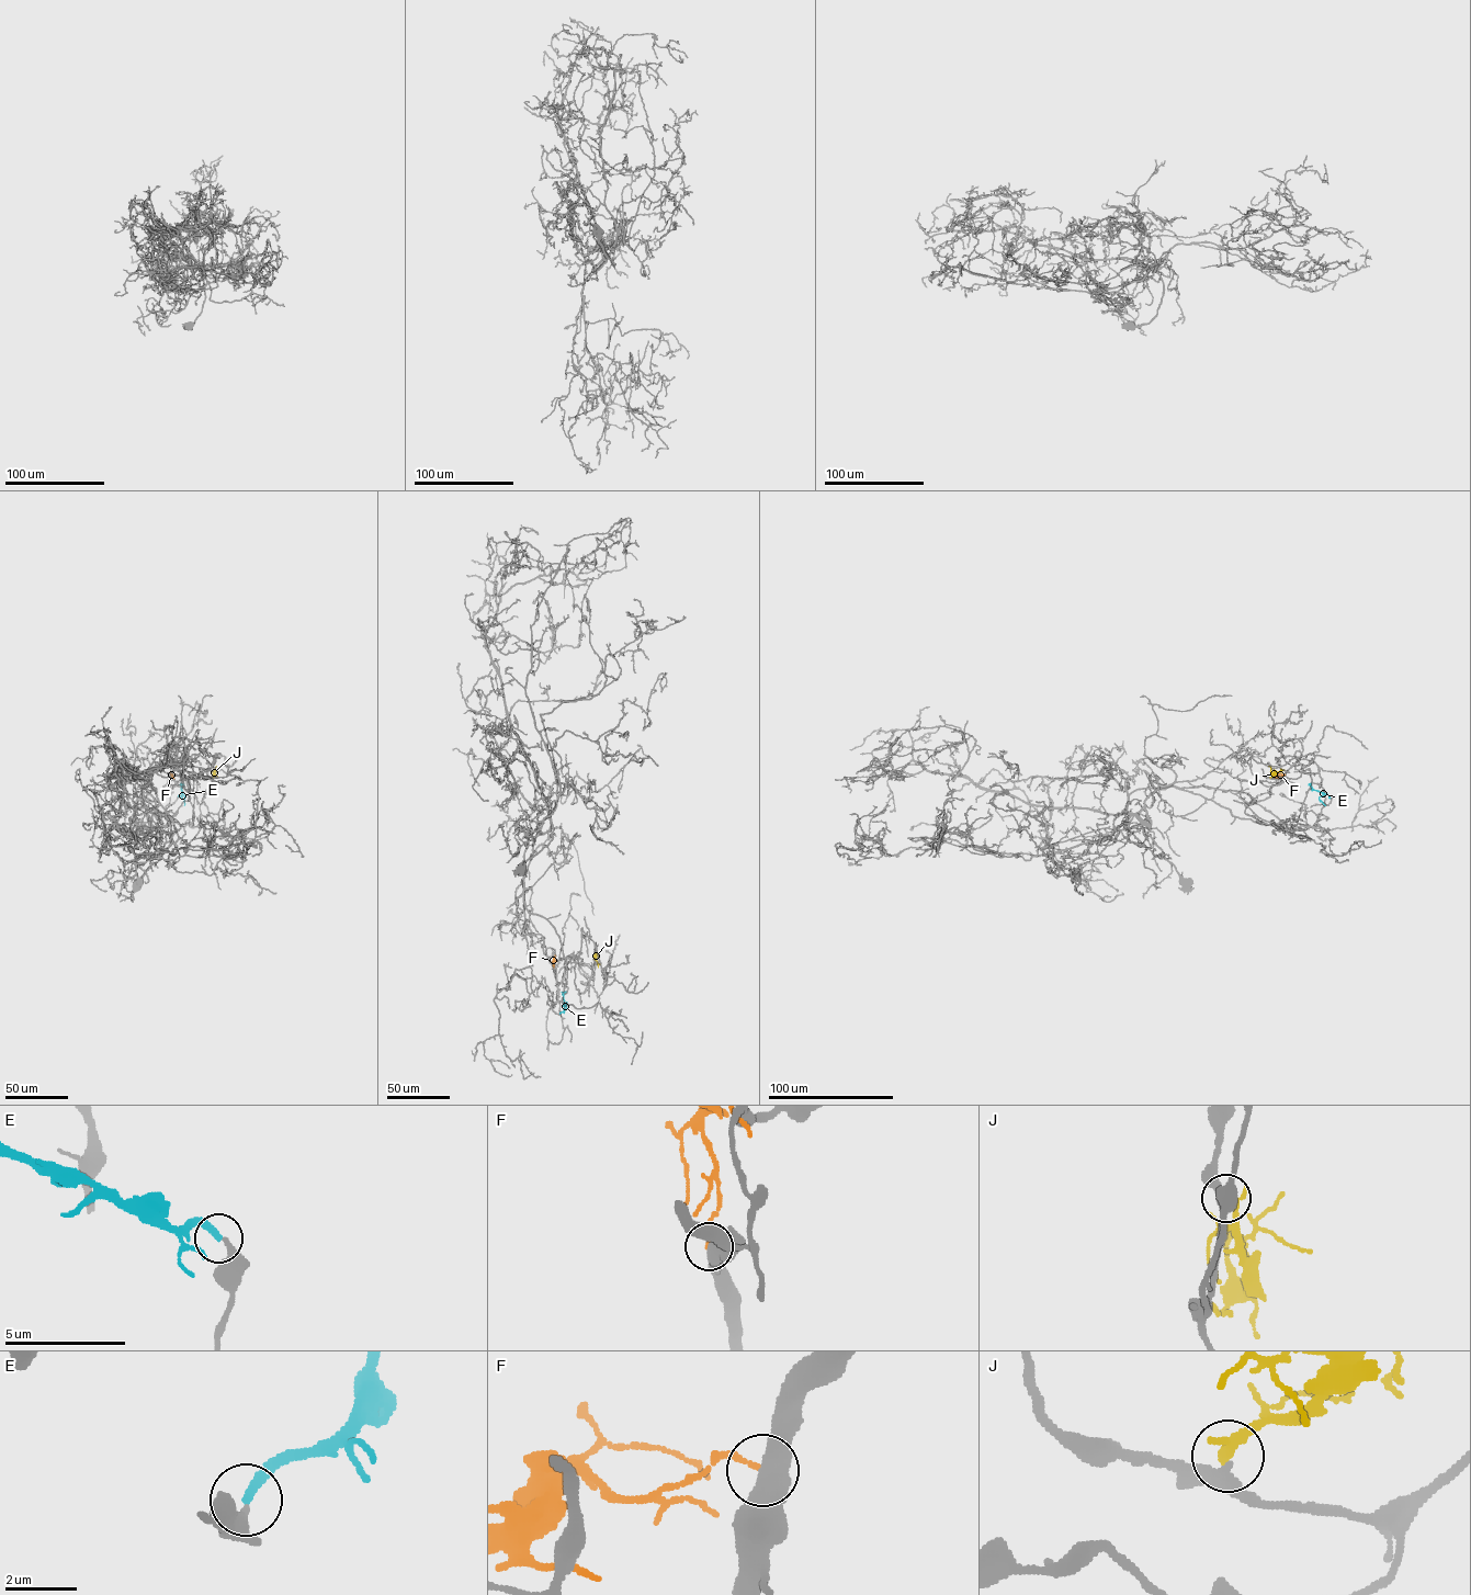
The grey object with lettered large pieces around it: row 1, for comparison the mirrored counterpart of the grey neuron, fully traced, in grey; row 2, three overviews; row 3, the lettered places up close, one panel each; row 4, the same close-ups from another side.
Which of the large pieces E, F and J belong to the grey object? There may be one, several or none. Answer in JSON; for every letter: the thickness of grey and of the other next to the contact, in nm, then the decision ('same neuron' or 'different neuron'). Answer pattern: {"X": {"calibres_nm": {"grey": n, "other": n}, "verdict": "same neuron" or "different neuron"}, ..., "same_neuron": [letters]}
{"E": {"calibres_nm": {"grey": 240, "other": 260}, "verdict": "different neuron"}, "F": {"calibres_nm": {"grey": 550, "other": 130}, "verdict": "different neuron"}, "J": {"calibres_nm": {"grey": 280, "other": 360}, "verdict": "different neuron"}, "same_neuron": []}

